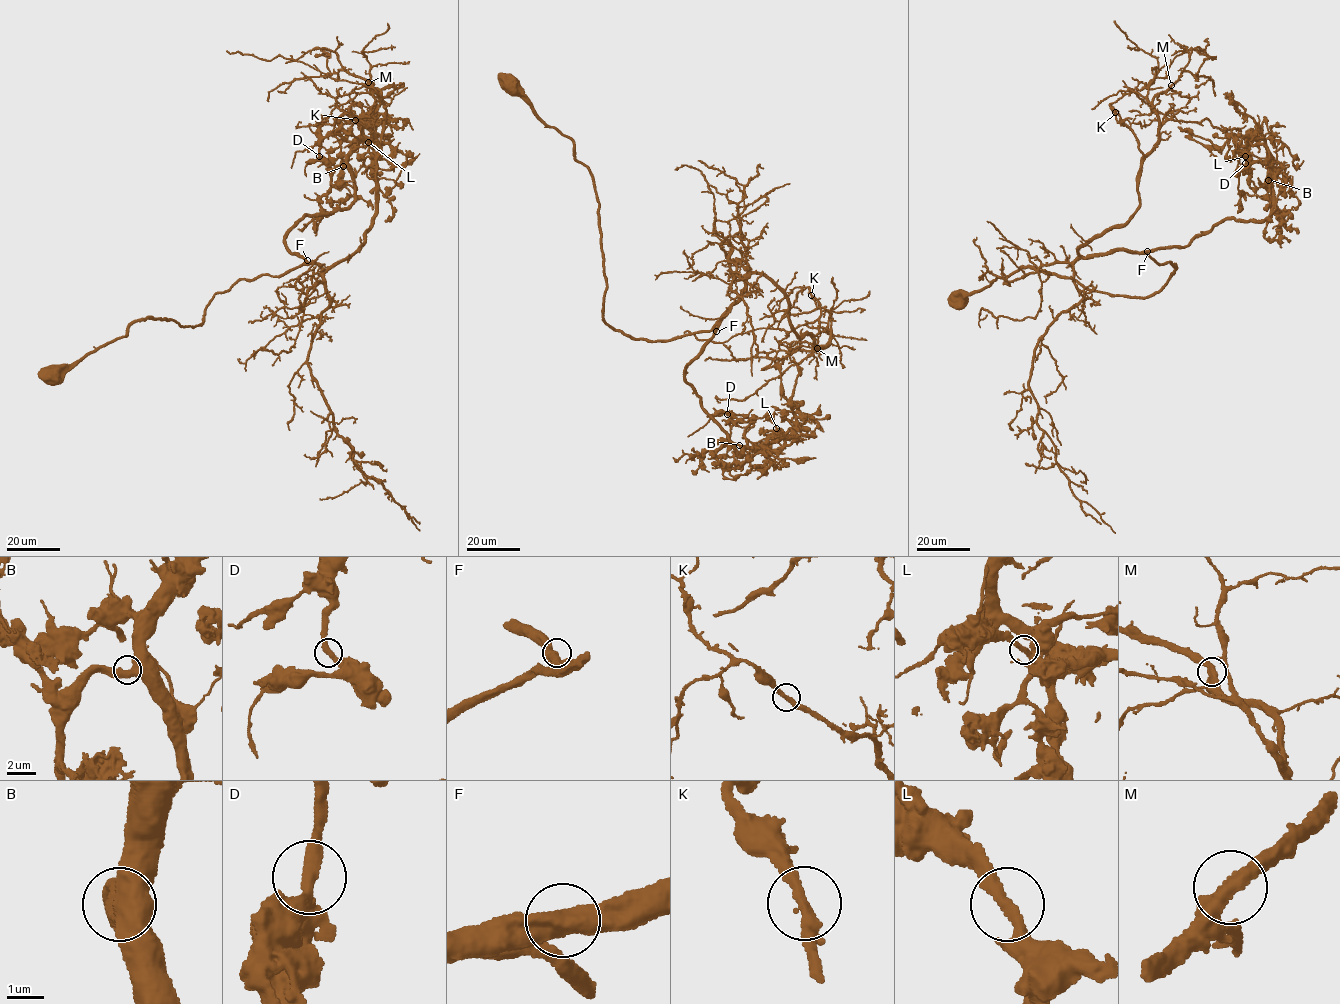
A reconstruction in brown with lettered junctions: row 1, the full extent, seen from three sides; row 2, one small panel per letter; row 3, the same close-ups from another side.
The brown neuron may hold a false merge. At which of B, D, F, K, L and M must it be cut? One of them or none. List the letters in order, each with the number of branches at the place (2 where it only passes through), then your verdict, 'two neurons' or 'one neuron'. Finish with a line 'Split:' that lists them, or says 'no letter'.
B: 2 branches meet; one neuron
D: 2 branches meet; one neuron
F: 2 branches meet; one neuron
K: 2 branches meet; one neuron
L: 2 branches meet; one neuron
M: 2 branches meet; one neuron
Split: no letter

